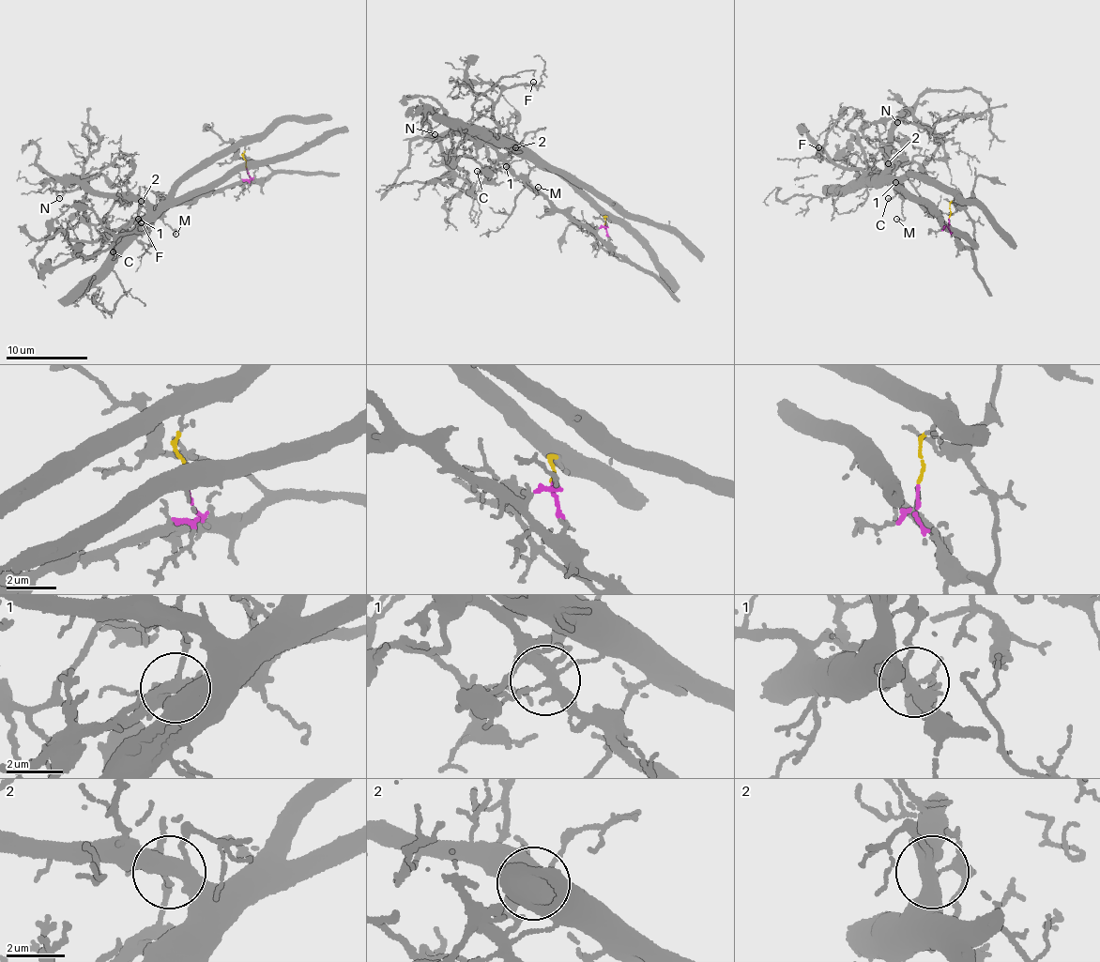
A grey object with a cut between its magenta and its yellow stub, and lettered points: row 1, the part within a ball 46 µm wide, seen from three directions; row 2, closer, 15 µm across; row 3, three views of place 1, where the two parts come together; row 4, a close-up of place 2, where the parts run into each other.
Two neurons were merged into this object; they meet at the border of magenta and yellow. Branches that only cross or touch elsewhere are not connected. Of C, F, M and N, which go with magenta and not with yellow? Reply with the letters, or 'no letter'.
C, M

